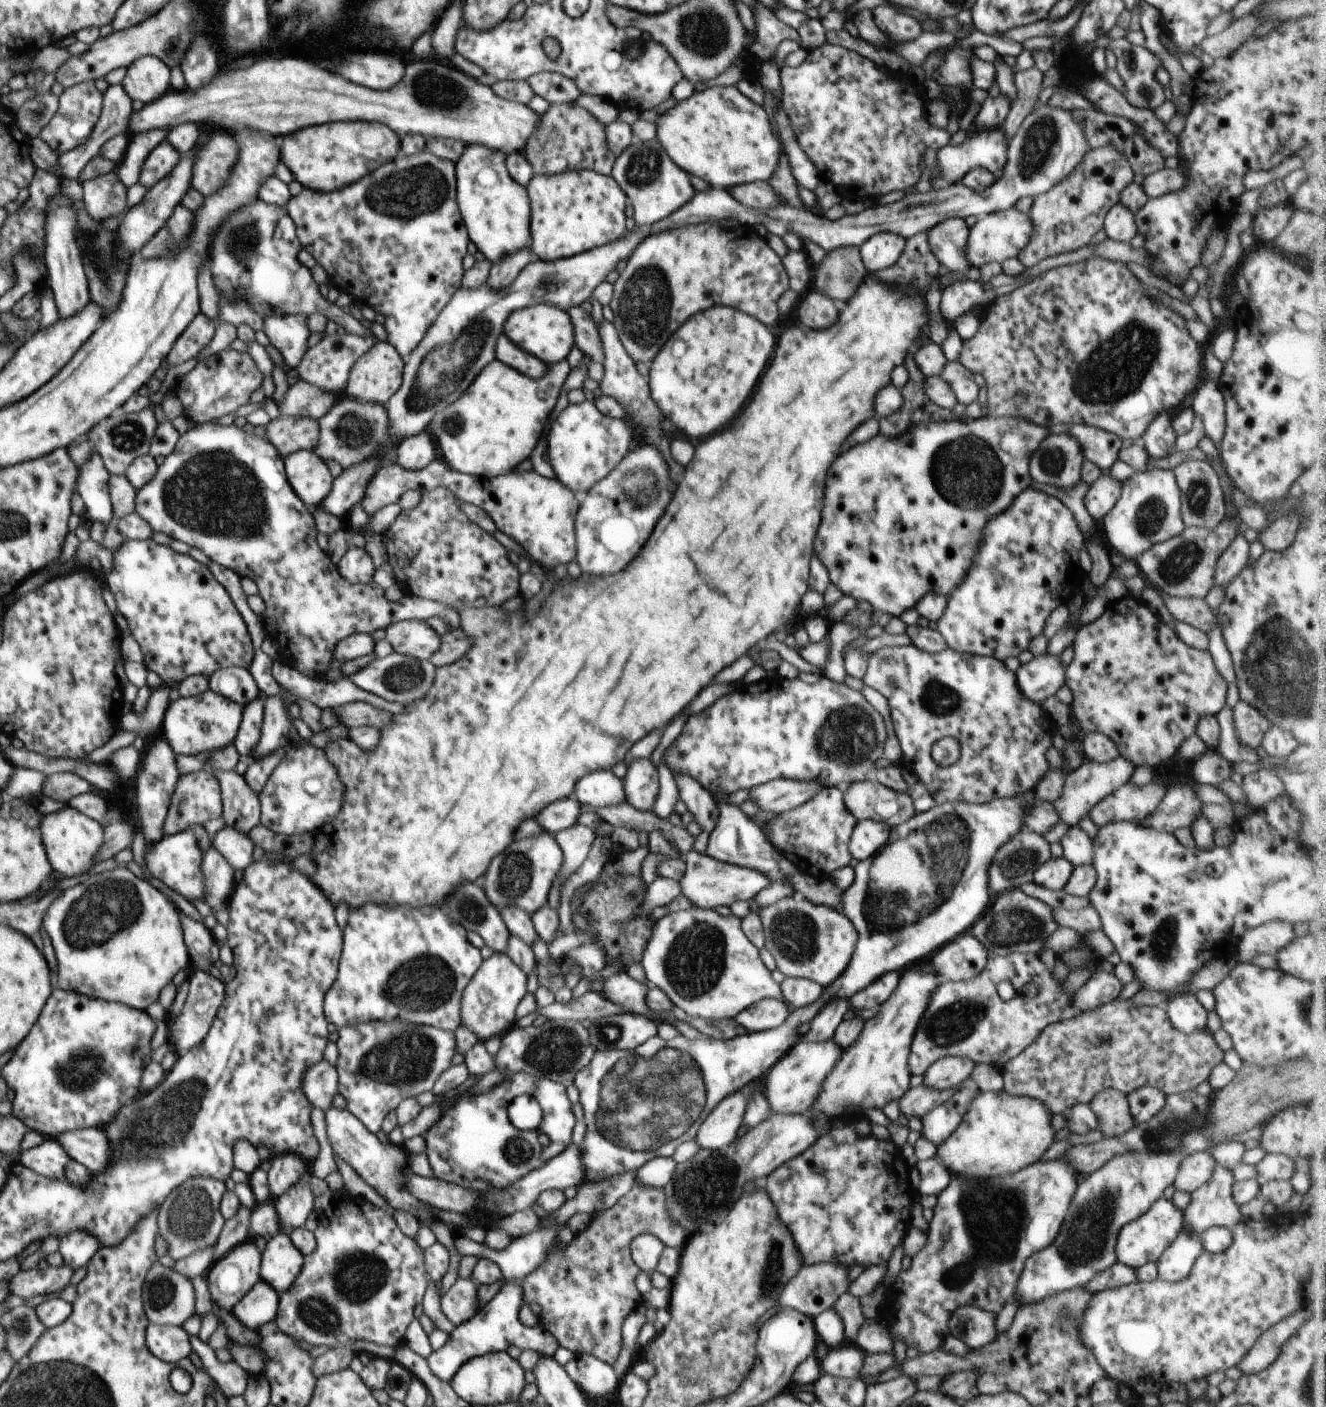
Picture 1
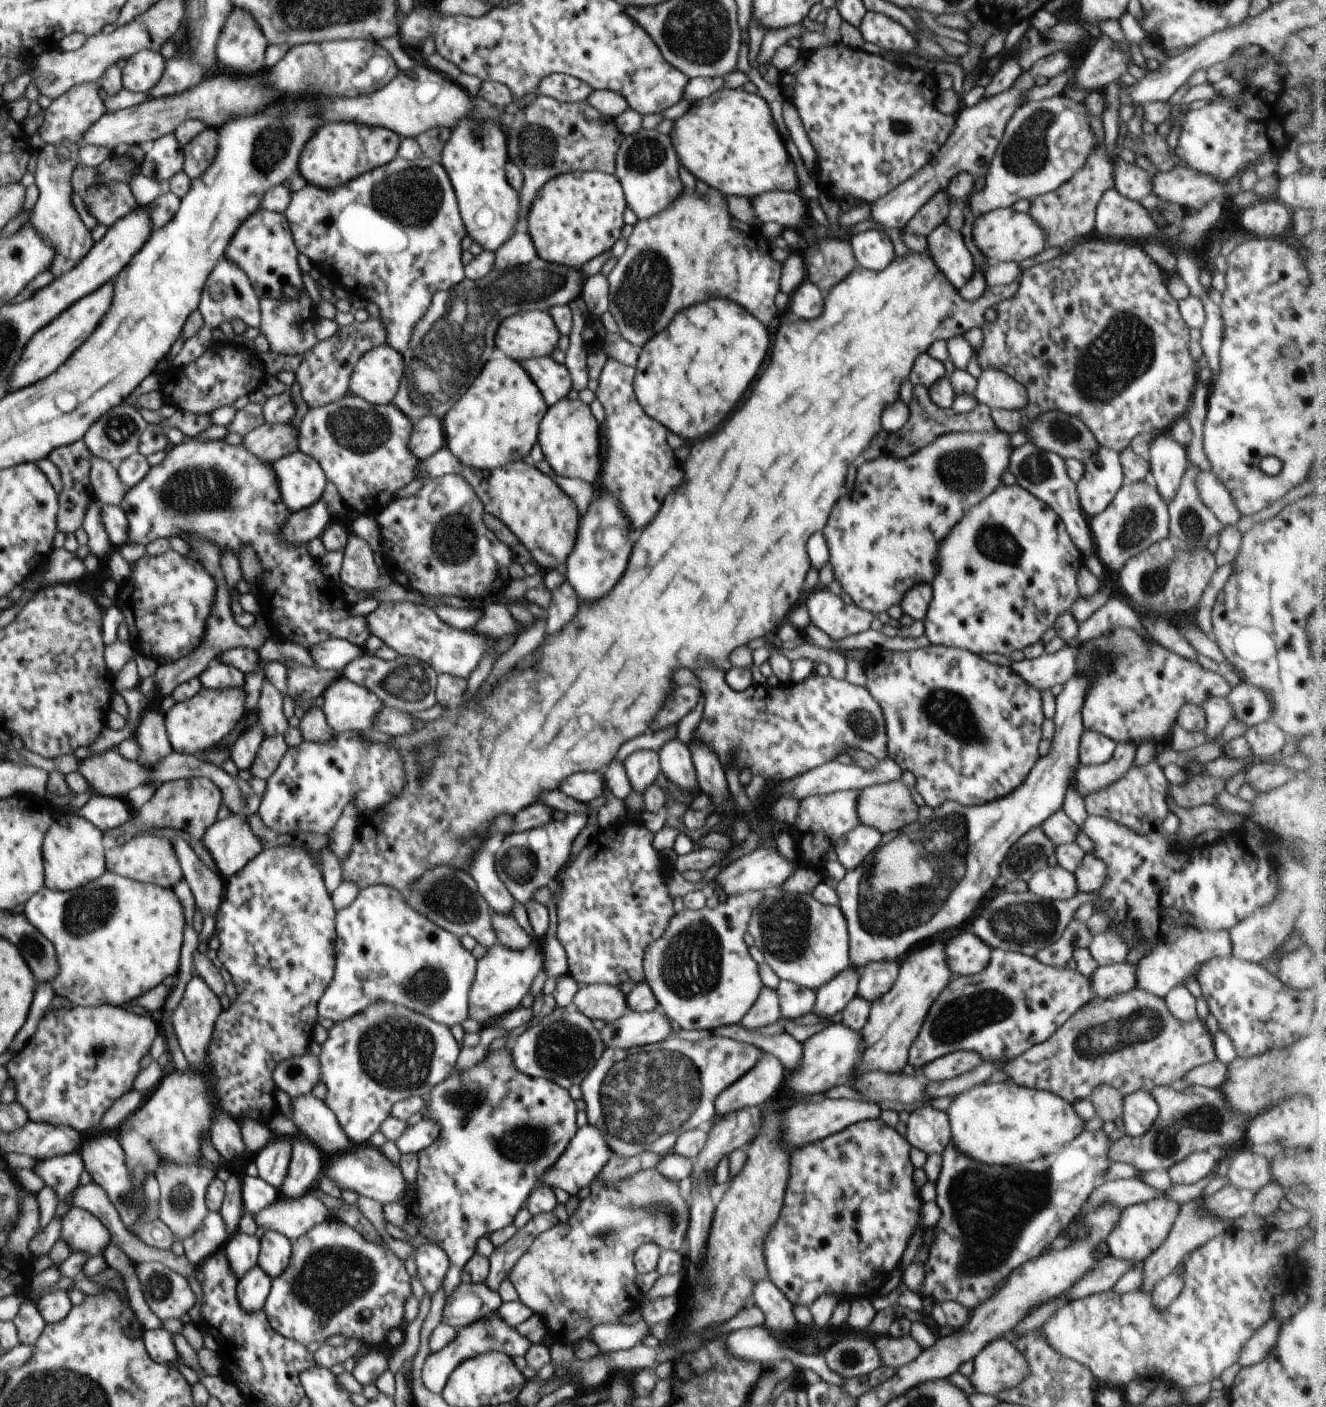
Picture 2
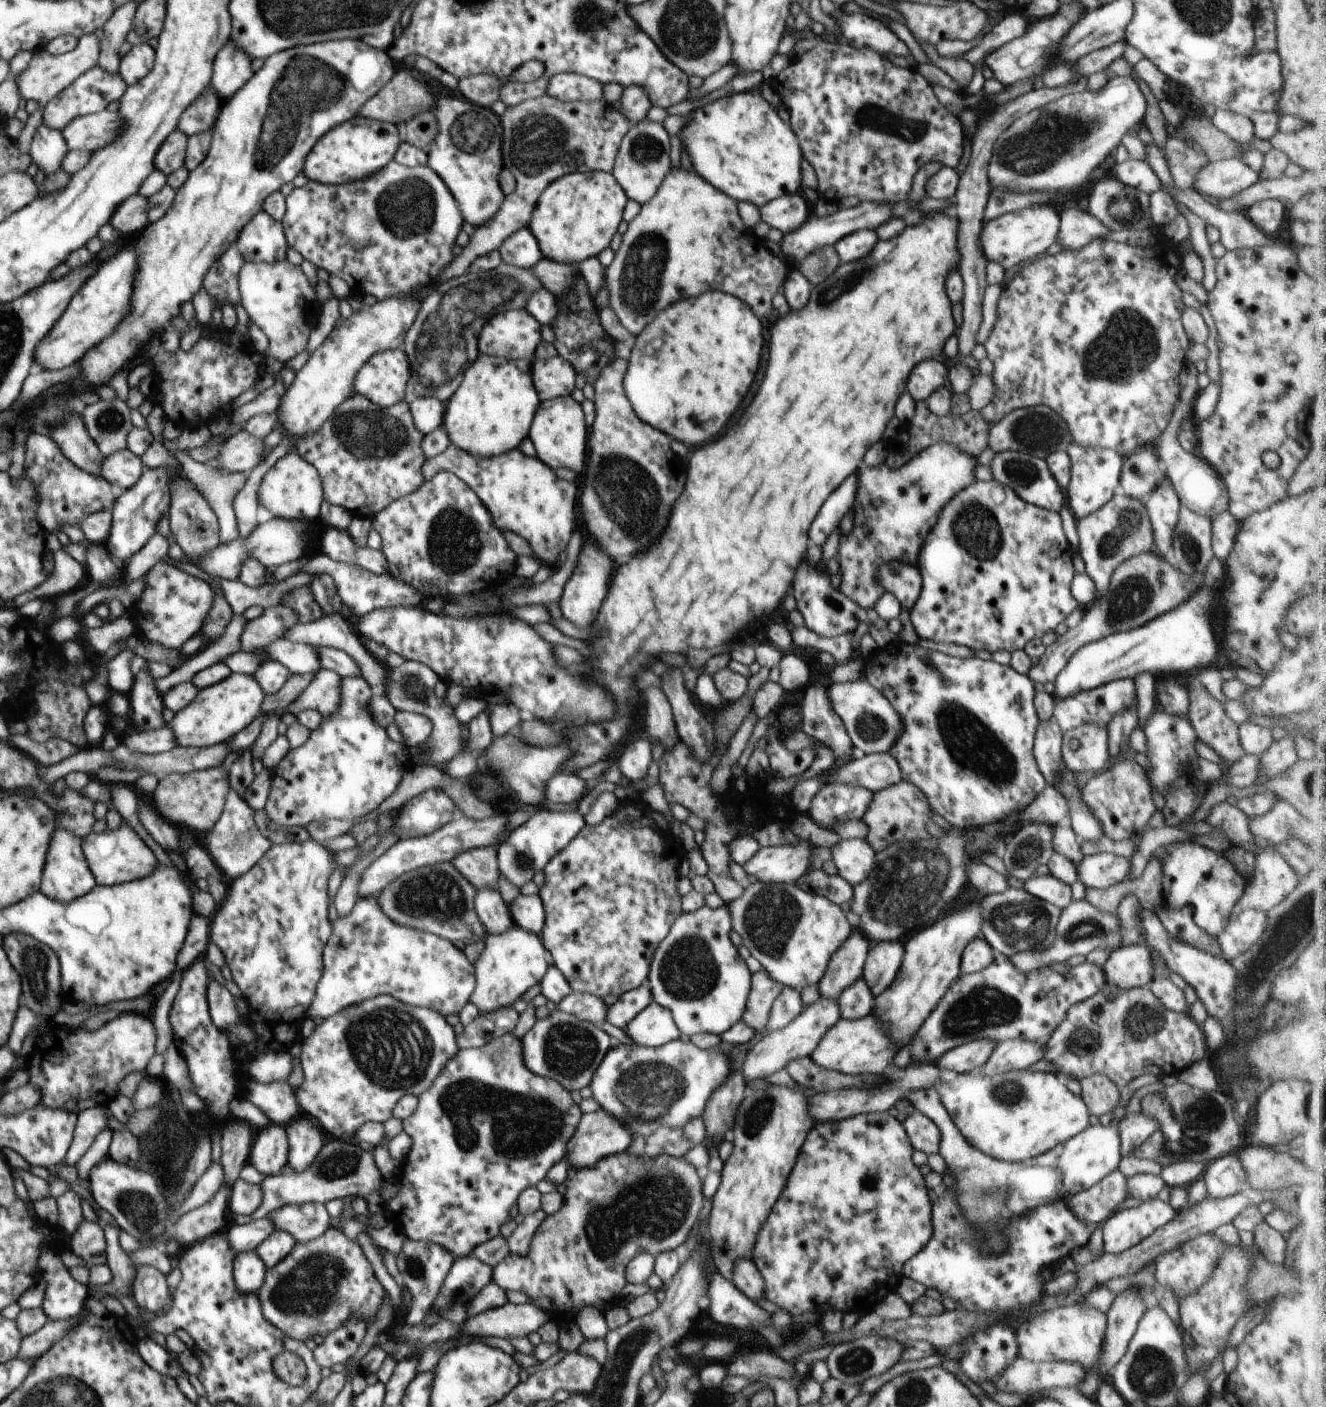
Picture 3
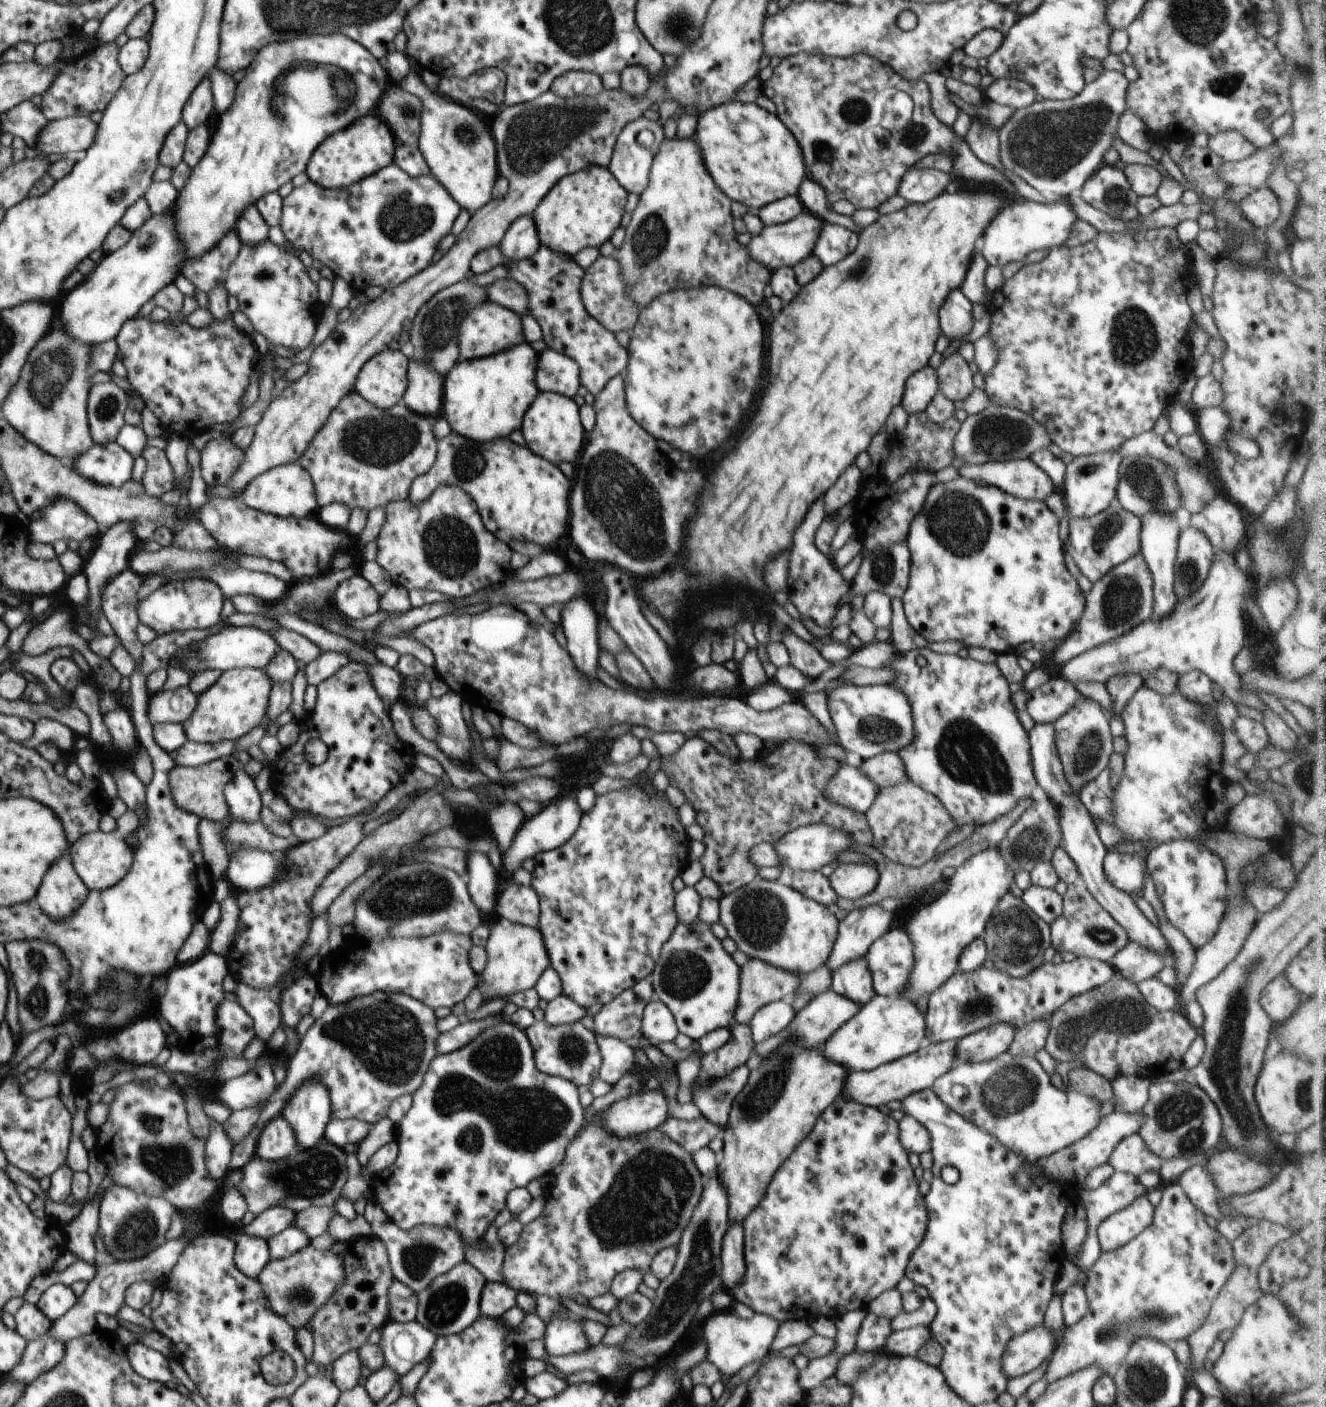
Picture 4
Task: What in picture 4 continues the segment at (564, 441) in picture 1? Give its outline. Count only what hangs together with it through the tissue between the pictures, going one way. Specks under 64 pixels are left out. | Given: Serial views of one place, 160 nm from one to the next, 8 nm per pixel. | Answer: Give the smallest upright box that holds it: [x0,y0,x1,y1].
[522,392,586,464]

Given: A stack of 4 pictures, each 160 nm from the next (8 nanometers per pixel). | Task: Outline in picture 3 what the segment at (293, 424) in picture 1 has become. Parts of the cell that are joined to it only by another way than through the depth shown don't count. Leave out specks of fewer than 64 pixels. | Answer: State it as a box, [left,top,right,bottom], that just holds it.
[214,428,265,473]

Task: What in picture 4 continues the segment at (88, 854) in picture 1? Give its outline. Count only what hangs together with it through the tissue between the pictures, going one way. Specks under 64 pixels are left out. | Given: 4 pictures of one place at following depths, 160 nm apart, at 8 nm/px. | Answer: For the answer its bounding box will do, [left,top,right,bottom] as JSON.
[33,850,89,922]

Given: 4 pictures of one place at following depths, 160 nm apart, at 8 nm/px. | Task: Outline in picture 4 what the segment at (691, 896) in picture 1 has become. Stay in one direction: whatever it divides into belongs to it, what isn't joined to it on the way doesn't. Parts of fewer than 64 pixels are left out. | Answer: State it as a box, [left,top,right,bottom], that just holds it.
[775,822,856,873]

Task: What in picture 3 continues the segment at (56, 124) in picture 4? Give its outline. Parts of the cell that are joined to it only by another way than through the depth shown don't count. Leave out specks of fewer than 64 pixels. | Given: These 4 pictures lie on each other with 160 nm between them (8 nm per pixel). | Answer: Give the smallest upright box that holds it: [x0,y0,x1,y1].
[62,109,123,153]

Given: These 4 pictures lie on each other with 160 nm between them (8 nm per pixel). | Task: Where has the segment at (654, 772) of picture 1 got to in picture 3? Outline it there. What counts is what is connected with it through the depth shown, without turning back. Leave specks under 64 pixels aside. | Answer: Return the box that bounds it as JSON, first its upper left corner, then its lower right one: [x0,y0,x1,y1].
[618,738,652,785]

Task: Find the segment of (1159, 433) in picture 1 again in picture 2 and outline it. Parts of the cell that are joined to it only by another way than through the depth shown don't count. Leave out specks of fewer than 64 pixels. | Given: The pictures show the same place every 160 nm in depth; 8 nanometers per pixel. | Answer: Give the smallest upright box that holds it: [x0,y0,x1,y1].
[1150,432,1189,500]

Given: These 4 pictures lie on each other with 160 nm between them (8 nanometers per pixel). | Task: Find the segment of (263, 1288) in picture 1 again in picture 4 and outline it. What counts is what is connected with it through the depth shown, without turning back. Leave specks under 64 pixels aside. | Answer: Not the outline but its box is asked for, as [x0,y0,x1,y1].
[235,1235,271,1280]

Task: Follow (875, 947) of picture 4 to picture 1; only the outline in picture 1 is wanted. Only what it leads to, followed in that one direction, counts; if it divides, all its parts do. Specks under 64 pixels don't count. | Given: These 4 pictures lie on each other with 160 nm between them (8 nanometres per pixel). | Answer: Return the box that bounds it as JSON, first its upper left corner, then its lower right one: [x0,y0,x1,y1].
[848,971,901,1010]

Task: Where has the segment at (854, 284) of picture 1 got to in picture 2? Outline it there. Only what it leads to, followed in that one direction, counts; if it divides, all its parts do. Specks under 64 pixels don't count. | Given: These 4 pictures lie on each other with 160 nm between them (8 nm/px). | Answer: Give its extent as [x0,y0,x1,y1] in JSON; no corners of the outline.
[802,238,857,292]

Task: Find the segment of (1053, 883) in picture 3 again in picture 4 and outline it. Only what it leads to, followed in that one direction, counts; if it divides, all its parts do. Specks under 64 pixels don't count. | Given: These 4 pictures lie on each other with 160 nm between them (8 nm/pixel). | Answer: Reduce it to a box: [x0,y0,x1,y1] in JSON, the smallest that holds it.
[1021,885,1063,924]

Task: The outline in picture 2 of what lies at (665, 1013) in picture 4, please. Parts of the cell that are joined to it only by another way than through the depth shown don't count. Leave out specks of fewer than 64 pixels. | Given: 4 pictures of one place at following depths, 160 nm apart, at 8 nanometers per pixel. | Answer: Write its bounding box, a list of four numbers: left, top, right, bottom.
[599,1008,673,1049]

